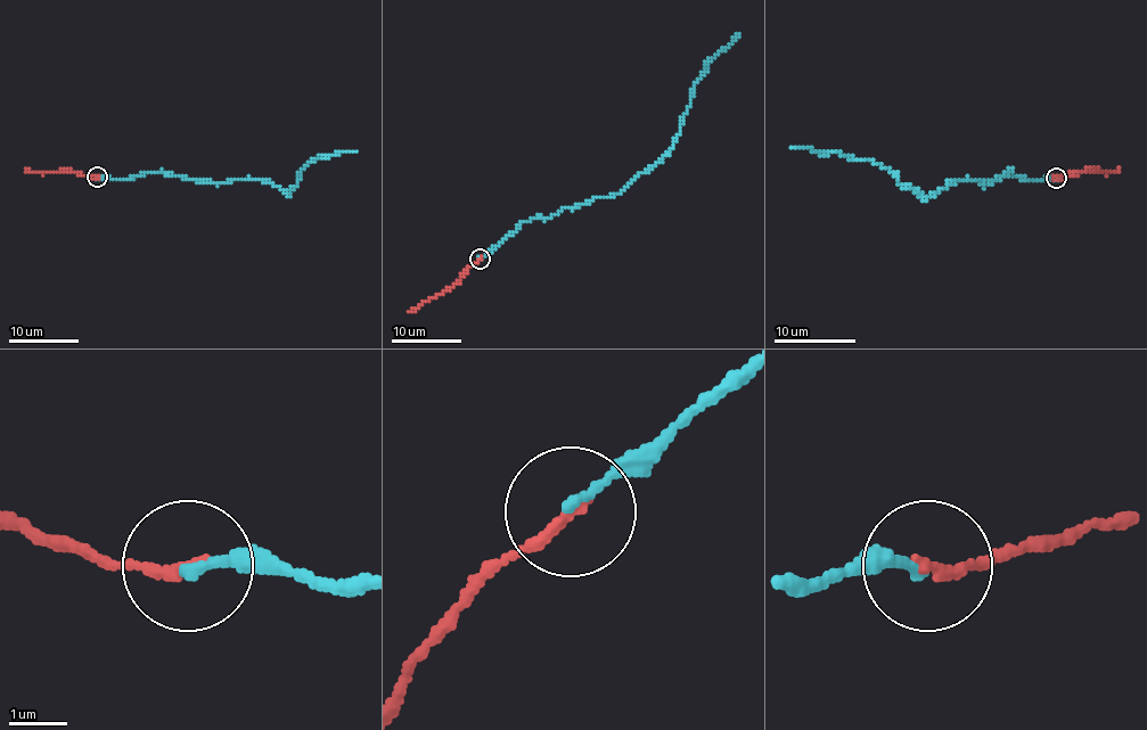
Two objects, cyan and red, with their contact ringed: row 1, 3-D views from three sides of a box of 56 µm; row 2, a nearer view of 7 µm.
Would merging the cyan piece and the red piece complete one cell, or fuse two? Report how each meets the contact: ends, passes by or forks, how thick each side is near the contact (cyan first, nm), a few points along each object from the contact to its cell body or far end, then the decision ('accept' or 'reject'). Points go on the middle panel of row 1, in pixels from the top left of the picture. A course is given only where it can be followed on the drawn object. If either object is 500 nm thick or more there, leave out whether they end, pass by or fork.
cyan ends there; red ends there; 170 nm thick on the cyan side, 220 nm on the other; cyan runs (481, 259), (525, 220), (550, 219), (560, 210), (614, 196), (650, 169), (670, 149), (695, 81), (738, 34); red runs (481, 259), (452, 286), (409, 312); accept

